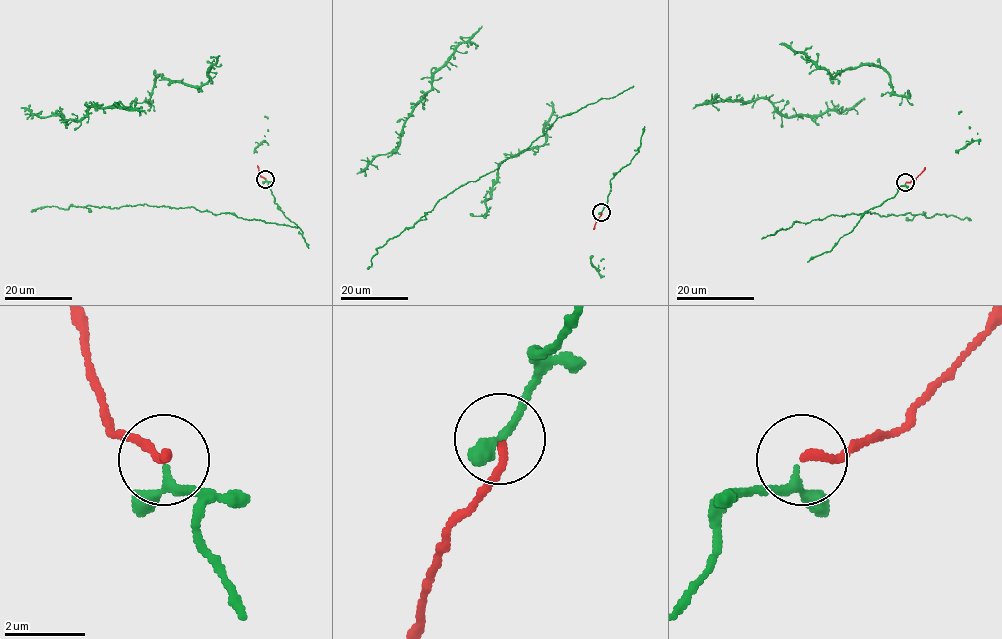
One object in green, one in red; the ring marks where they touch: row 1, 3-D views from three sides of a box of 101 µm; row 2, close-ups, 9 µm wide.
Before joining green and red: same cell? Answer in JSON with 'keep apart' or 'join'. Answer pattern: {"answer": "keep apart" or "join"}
{"answer": "join"}

